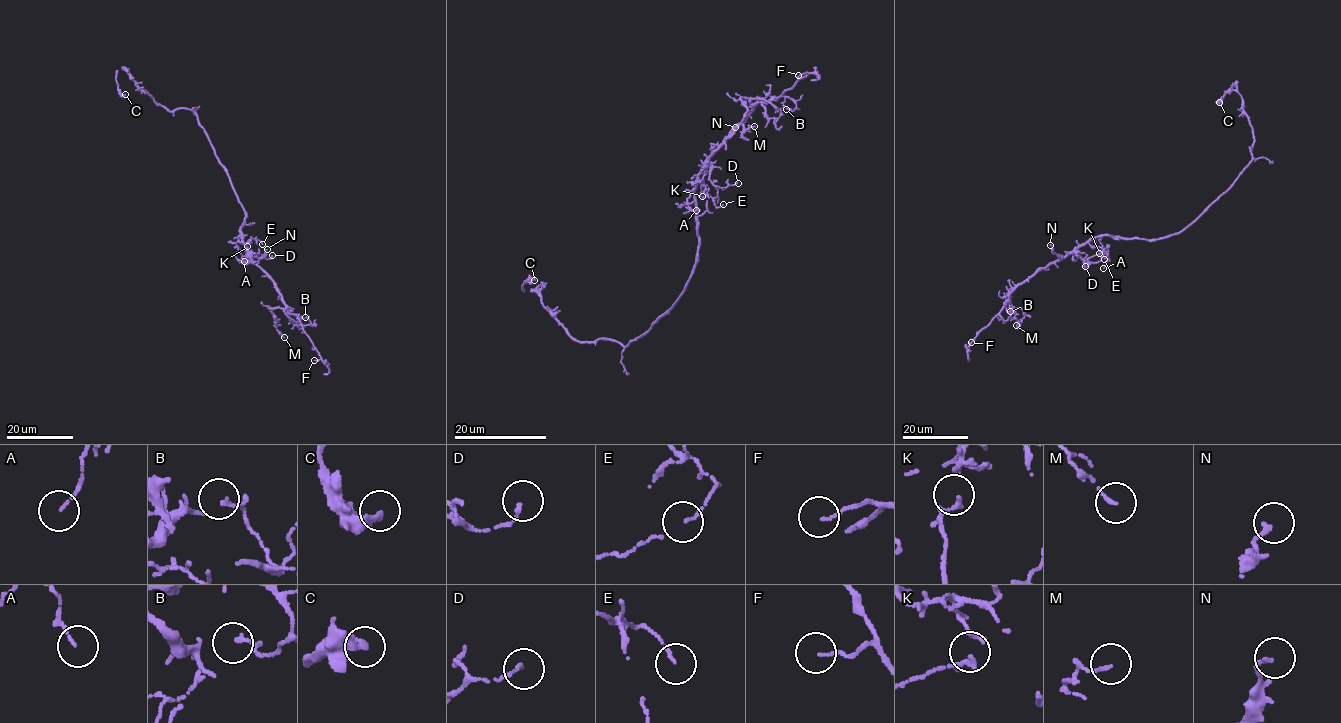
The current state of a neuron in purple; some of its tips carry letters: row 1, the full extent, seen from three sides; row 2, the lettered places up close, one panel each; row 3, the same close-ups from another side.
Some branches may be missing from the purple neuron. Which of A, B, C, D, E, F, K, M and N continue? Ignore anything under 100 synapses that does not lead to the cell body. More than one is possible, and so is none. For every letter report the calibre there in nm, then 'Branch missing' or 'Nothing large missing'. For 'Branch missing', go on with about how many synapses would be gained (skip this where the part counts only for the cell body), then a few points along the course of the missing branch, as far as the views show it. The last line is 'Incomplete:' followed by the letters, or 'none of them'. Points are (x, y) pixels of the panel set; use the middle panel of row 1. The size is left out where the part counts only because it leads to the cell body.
A: Thickness 90 nm. Nothing large missing
B: Thickness 100 nm. Nothing large missing
C: Thickness 280 nm. Nothing large missing
D: Thickness 120 nm. Nothing large missing
E: Thickness 90 nm. Nothing large missing
F: Thickness 80 nm. Nothing large missing
K: Thickness 110 nm. Nothing large missing
M: Thickness 120 nm. Nothing large missing
N: Thickness 160 nm. Nothing large missing
Incomplete: none of them

